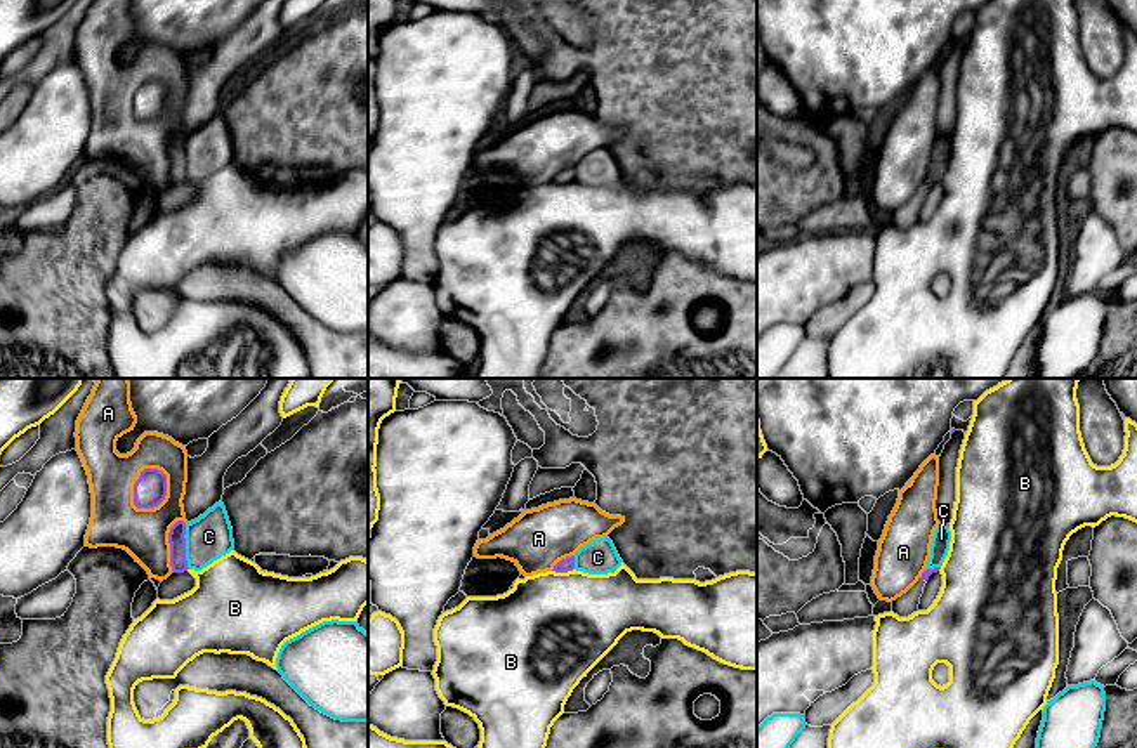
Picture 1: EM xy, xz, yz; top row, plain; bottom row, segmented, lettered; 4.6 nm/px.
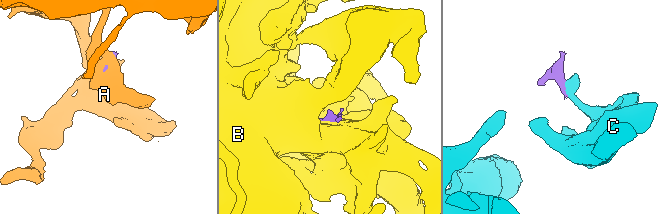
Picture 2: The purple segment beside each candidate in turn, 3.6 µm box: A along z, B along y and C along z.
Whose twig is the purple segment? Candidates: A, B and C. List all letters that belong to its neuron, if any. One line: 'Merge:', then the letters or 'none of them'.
Merge: none of them

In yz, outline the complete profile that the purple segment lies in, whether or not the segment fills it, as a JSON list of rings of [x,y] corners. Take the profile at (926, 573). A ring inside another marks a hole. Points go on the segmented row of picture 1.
[[[941,568],[925,569],[918,581],[901,597],[892,600],[892,613],[899,618],[908,618],[918,611],[920,597],[923,594],[923,587],[932,573],[937,573]]]

